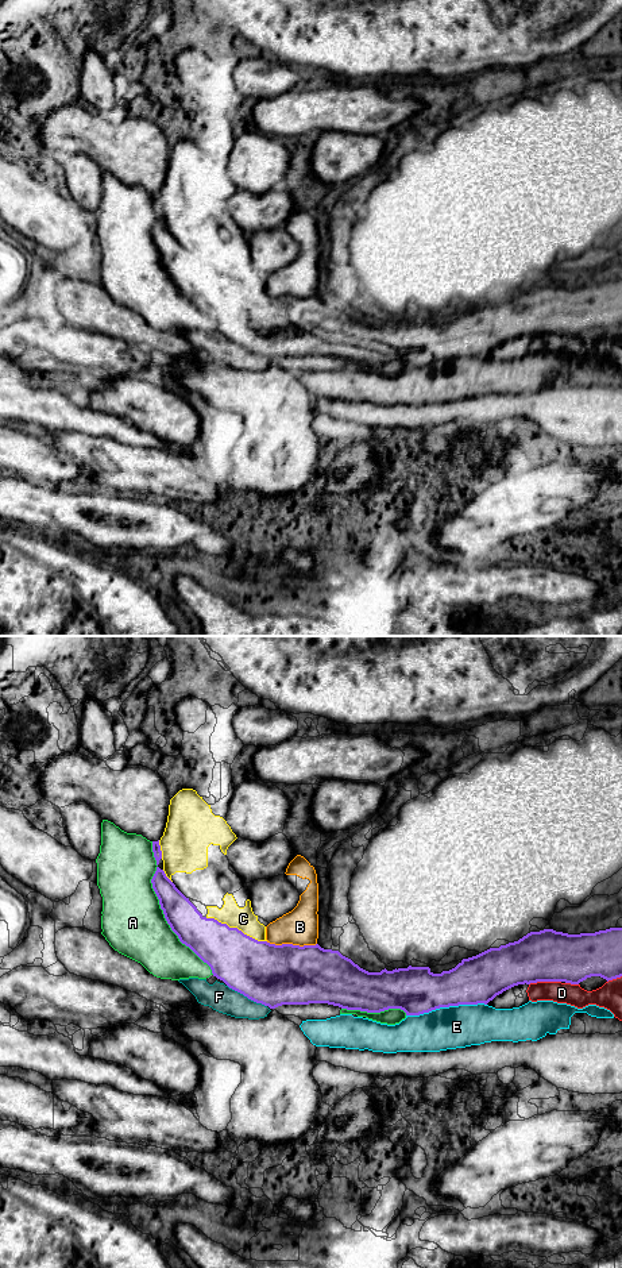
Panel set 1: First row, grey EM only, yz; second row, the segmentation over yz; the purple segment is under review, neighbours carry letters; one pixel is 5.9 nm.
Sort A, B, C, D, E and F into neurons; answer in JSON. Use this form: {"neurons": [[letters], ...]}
{"neurons": [["A"], ["B"], ["C", "D"], ["E", "F"]]}

